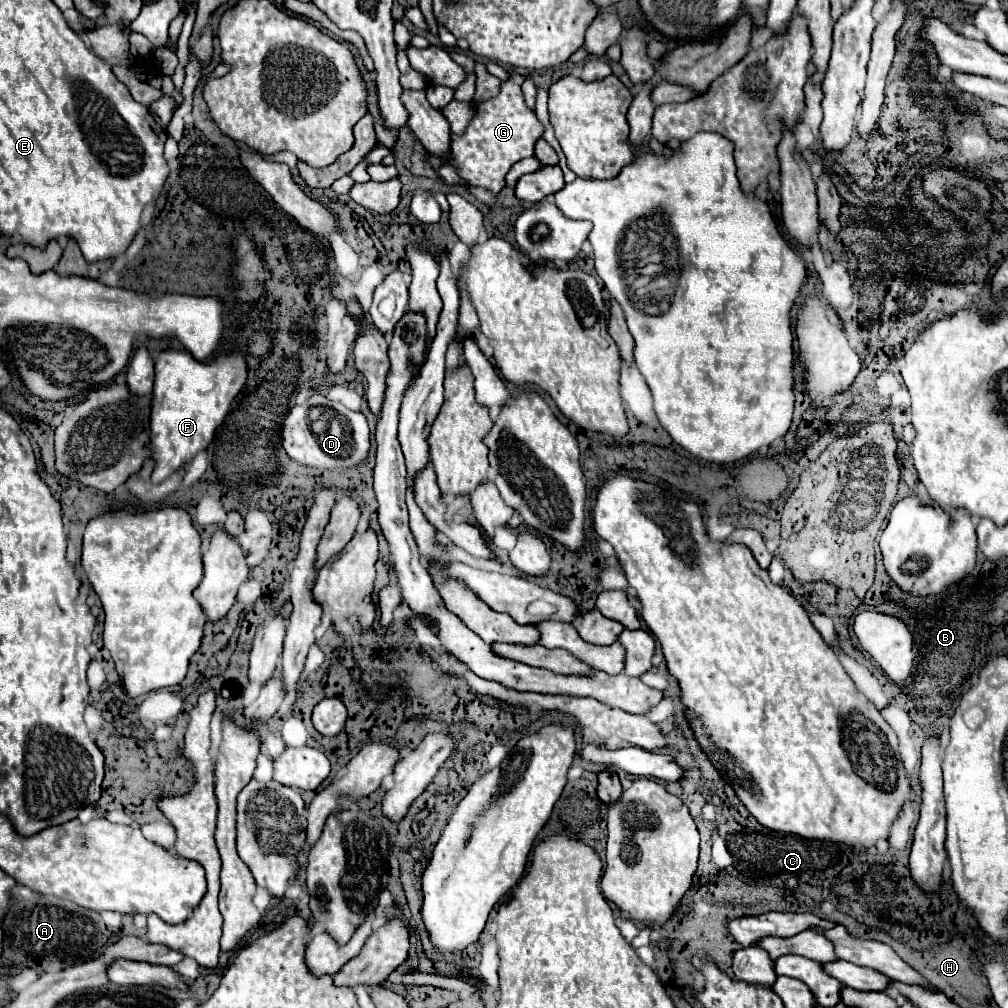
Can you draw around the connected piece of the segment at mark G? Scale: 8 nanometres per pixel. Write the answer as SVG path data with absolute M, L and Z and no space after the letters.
M509 78L501 82L501 90L495 98L489 98L481 104L473 104L473 118L465 128L463 136L451 134L451 146L447 156L427 156L427 164L437 172L445 160L451 160L461 184L481 186L493 194L499 194L505 188L505 176L511 166L523 158L535 156L535 144L543 138L543 126L525 100L517 80Z

